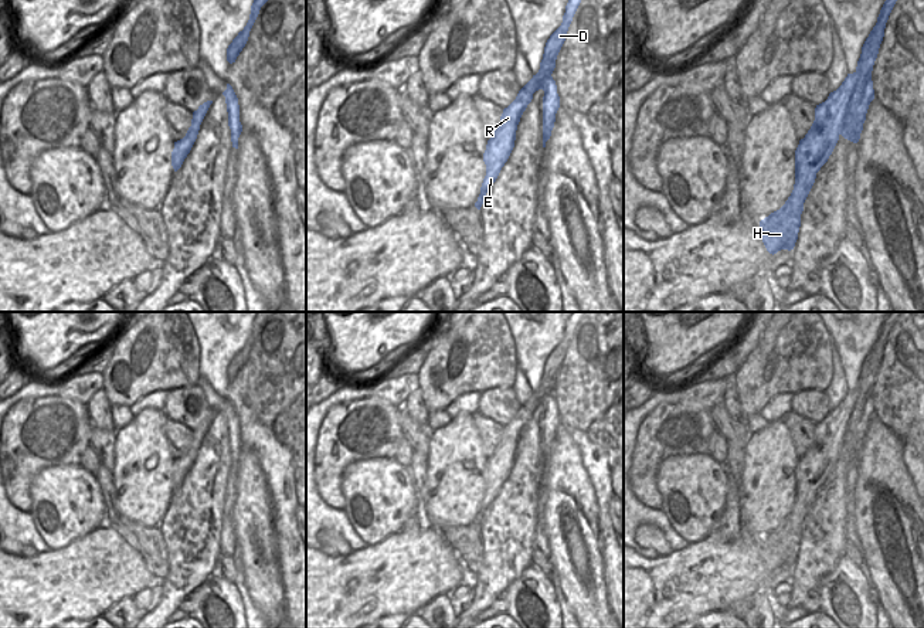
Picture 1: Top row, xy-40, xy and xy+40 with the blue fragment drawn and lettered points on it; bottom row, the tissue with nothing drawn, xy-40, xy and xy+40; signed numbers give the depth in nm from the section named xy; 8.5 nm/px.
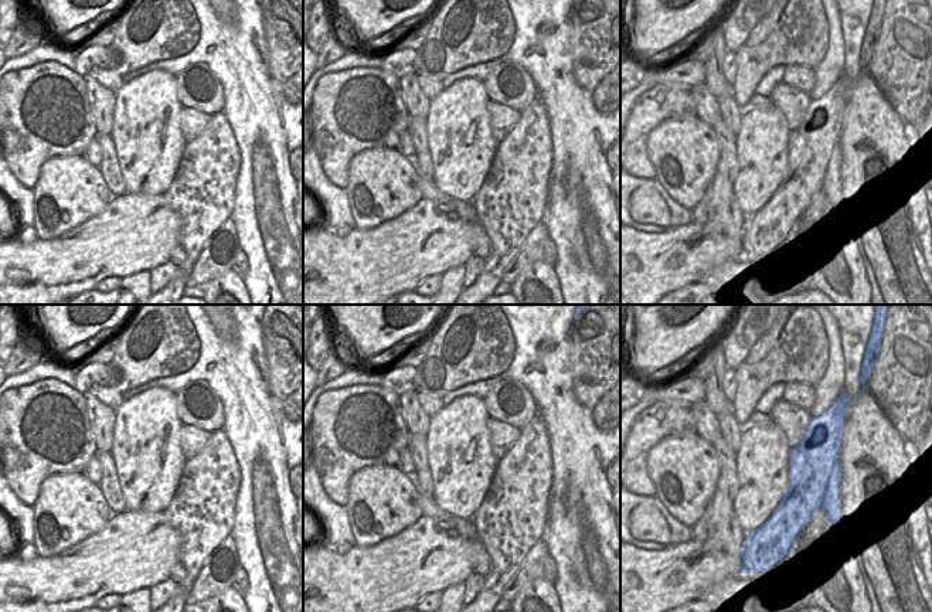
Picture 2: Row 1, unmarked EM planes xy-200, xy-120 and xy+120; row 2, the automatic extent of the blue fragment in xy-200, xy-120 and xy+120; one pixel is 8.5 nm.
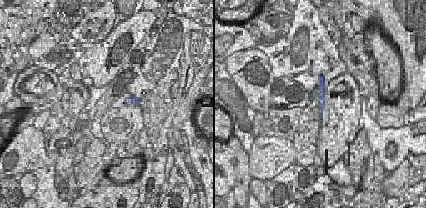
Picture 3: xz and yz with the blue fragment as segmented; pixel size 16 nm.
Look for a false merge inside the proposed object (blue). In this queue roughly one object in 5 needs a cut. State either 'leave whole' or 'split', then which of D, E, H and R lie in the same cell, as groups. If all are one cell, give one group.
leave whole | D E H R

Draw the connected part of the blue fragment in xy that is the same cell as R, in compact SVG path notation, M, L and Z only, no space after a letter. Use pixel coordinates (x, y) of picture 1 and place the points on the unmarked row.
M573 312L565 323L561 343L550 353L546 360L540 387L533 396L519 408L516 417L503 427L500 441L495 448L495 452L488 458L486 468L483 471L483 479L486 482L486 493L483 496L480 512L475 525L480 527L488 508L496 499L502 485L507 479L516 458L516 448L523 430L533 417L533 411L539 407L544 408L543 414L543 465L551 454L551 448L556 439L556 431L560 425L560 414L557 411L557 403L551 391L556 386L557 373L565 359L568 344L573 335L587 312Z

